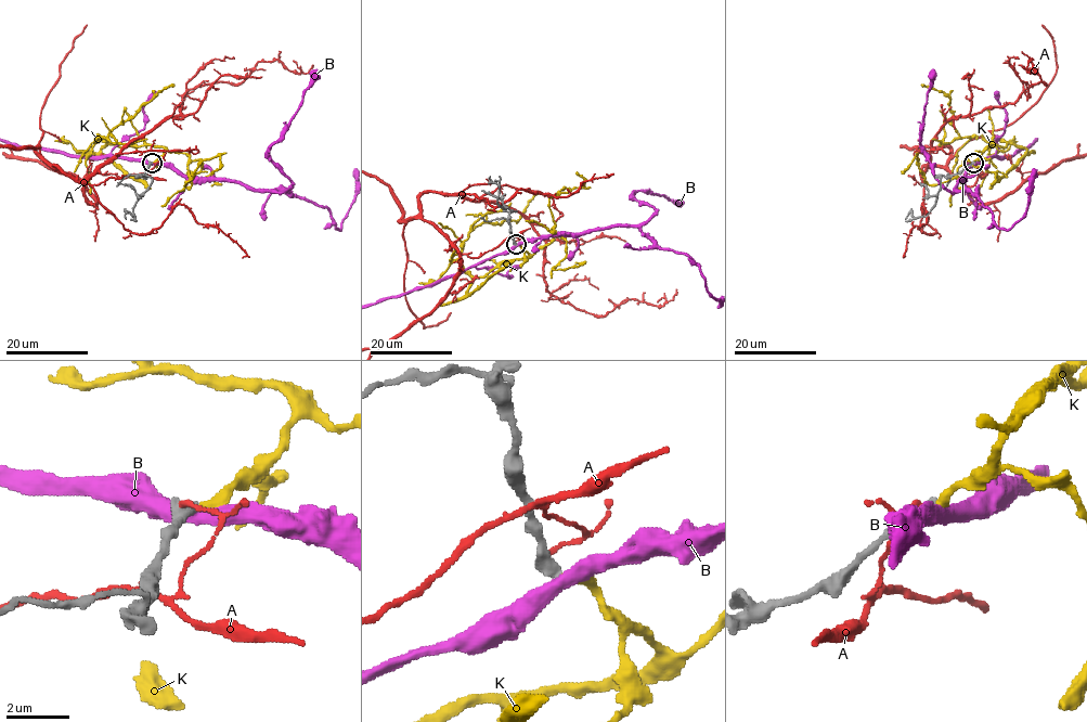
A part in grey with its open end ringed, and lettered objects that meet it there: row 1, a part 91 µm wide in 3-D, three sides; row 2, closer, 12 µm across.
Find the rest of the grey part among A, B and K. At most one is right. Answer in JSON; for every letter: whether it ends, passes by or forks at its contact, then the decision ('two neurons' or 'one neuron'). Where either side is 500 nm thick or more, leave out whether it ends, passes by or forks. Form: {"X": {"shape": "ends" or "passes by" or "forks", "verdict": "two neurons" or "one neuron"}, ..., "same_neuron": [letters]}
{"A": {"shape": "ends", "verdict": "two neurons"}, "B": {"shape": "passes by", "verdict": "two neurons"}, "K": {"shape": "ends", "verdict": "one neuron"}, "same_neuron": ["K"]}

